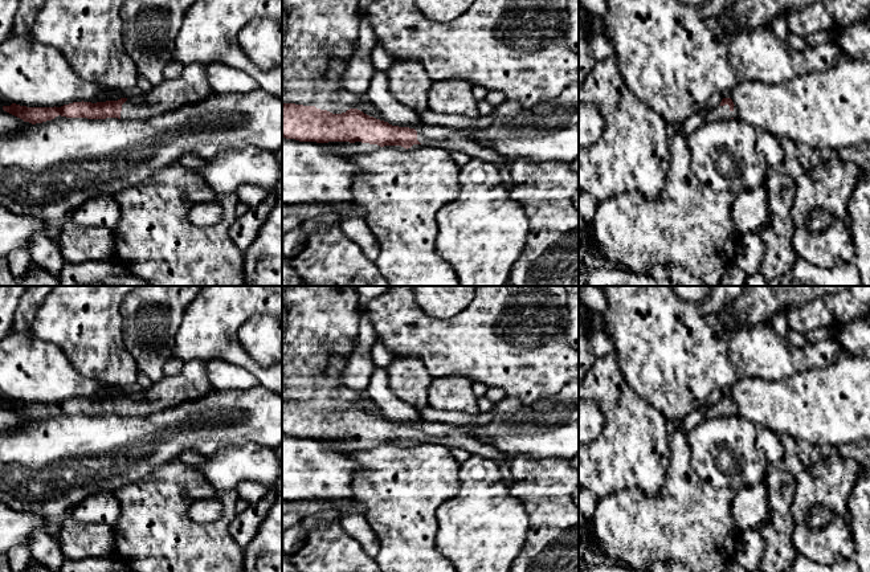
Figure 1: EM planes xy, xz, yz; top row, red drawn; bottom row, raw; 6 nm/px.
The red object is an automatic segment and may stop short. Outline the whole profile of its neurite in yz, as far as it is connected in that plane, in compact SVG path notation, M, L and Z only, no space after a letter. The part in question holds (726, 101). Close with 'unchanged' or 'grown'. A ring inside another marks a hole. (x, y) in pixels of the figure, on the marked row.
M723 98L720 105L708 111L707 118L710 120L723 120L736 118L738 113L734 110L734 102L731 98Z | grown

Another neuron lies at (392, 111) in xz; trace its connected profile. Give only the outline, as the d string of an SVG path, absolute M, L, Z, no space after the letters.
M375 69L365 98L377 109L383 120L392 126L414 128L422 123L416 111L391 95L389 78L385 72Z

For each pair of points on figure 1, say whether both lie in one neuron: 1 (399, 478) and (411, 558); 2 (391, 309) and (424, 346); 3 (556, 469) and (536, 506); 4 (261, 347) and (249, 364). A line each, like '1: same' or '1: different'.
1: same
2: same
3: same
4: different

